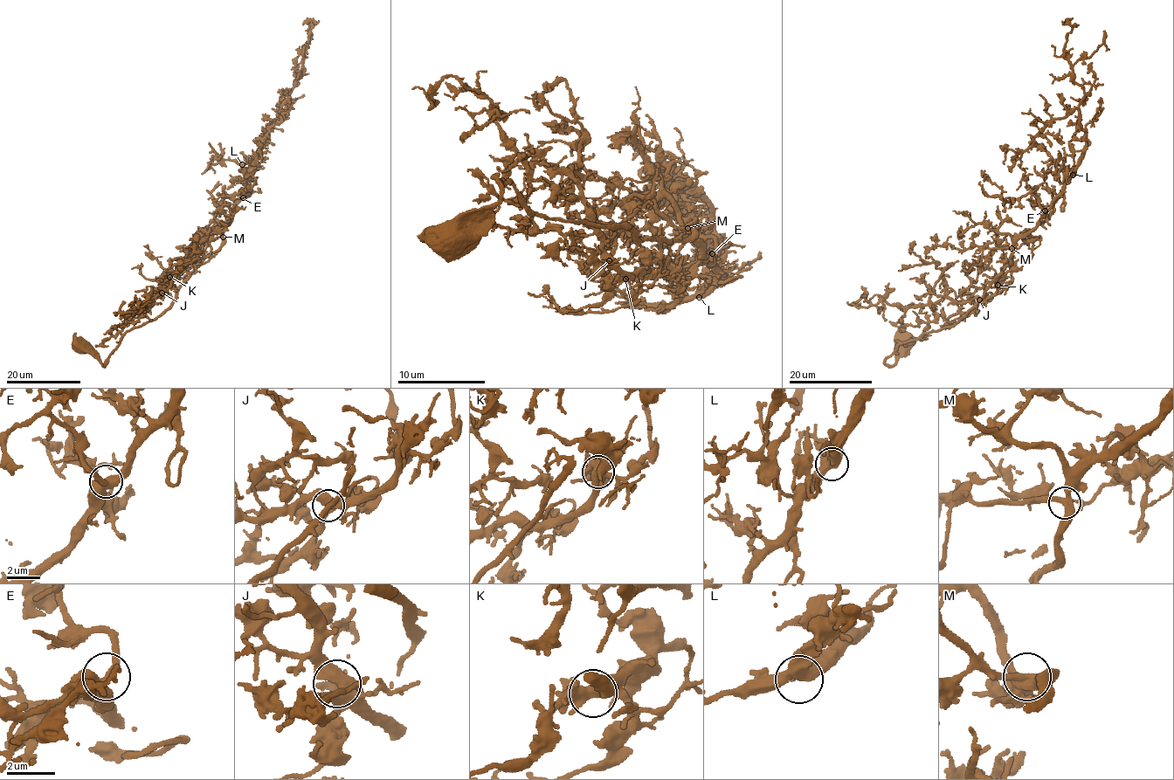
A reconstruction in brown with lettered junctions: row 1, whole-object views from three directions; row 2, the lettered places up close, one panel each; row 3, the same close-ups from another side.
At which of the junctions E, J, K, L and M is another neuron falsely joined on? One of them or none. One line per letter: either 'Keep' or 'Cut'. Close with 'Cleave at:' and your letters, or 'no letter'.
E: Keep
J: Keep
K: Keep
L: Keep
M: Keep
Cleave at: no letter

